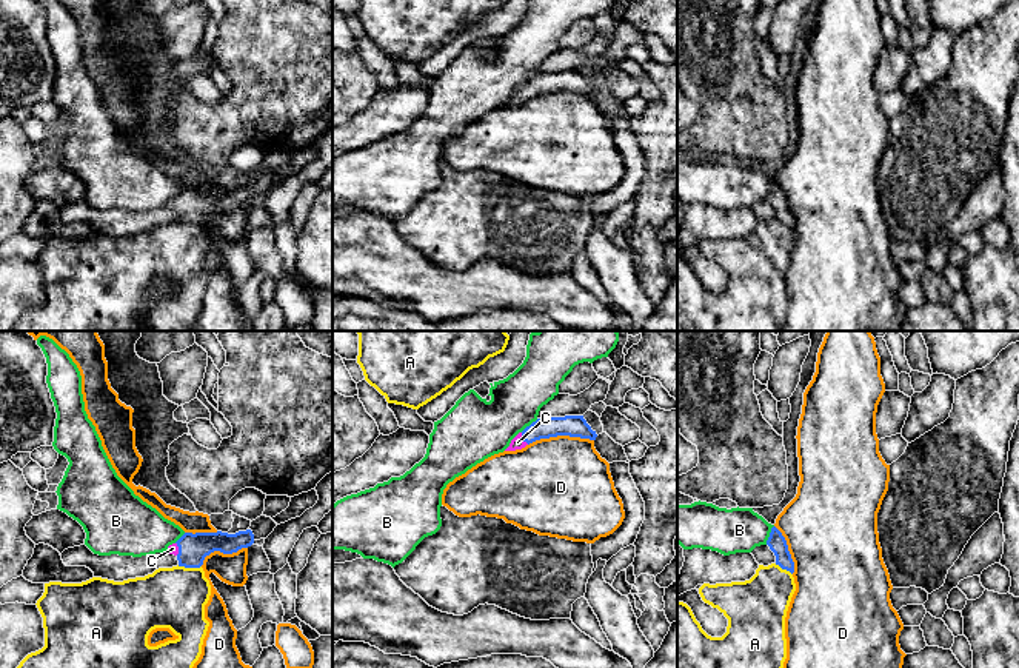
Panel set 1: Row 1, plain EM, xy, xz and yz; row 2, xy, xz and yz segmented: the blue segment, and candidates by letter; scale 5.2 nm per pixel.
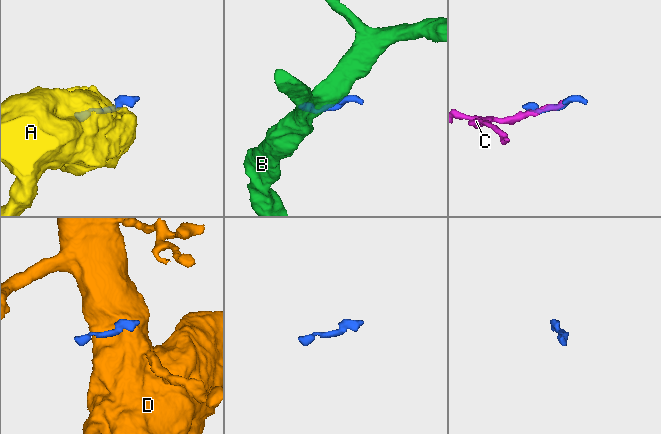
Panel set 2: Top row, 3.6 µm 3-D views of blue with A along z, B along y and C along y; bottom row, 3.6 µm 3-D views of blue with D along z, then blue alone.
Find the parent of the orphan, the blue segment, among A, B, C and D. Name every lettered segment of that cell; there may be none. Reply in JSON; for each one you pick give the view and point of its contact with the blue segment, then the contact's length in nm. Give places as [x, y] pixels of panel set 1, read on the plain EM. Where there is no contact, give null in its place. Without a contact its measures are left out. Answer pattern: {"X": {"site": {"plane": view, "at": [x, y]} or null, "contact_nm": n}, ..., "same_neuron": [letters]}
{"C": {"site": {"plane": "xz", "at": [524, 94]}, "contact_nm": 80}, "same_neuron": ["C"]}

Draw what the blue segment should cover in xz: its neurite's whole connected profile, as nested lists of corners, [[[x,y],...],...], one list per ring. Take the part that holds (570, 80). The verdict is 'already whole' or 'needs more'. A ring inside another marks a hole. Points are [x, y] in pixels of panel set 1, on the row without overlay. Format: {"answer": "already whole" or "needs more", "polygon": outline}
{"answer": "needs more", "polygon": [[[583,71],[537,74],[522,88],[519,88],[505,106],[522,105],[536,95],[557,91],[570,91],[590,95],[596,95],[597,92],[596,86],[591,85]]]}

